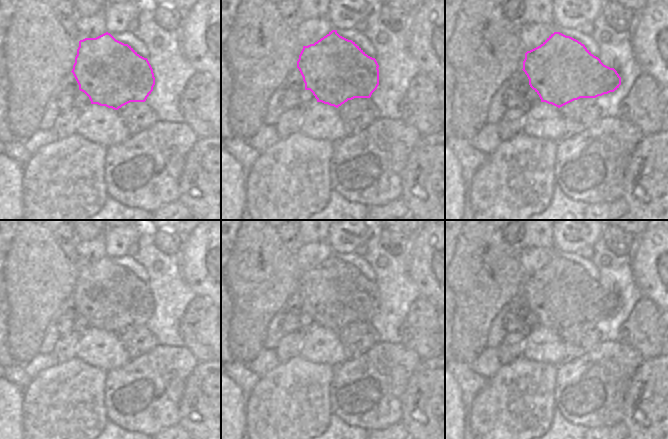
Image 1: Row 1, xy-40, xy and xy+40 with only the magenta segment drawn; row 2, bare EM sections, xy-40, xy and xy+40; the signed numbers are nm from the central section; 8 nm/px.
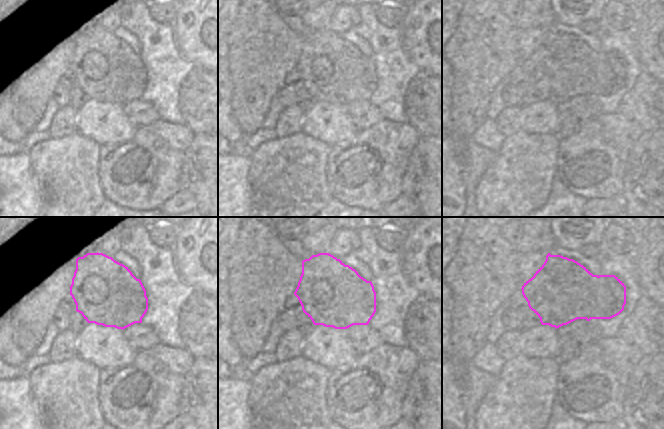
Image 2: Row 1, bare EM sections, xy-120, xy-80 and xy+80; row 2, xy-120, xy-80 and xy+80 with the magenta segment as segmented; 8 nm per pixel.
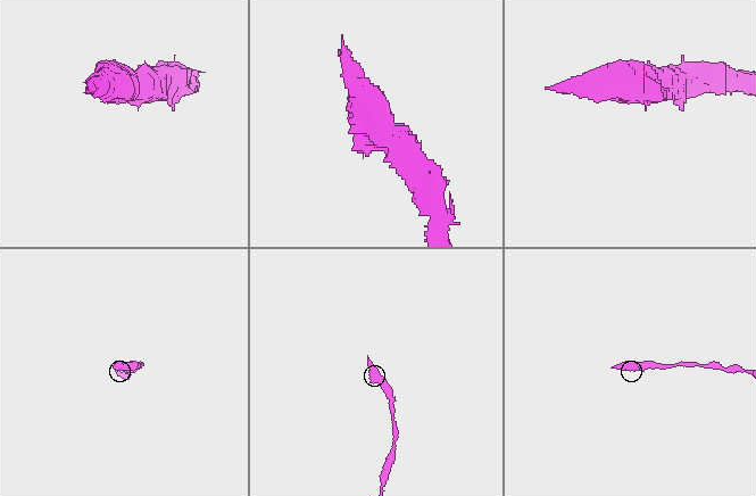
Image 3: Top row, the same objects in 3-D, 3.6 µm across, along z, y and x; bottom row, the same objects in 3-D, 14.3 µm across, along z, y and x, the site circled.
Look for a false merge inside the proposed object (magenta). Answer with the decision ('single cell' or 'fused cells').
fused cells

